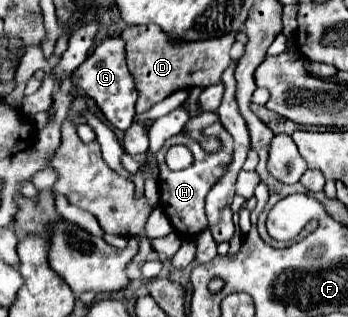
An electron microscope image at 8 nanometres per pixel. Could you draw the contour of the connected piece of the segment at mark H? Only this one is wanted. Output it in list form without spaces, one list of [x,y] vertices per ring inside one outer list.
[[[215,122],[211,126],[207,126],[203,130],[203,134],[213,134],[213,136],[219,136],[221,142],[223,142],[223,150],[221,152],[215,152],[215,154],[207,154],[201,150],[199,142],[189,138],[185,134],[185,130],[181,130],[179,134],[171,136],[169,142],[173,144],[185,144],[189,146],[189,150],[193,152],[195,156],[195,162],[193,166],[181,170],[181,172],[171,172],[165,164],[165,146],[161,146],[161,150],[157,152],[157,166],[159,166],[159,184],[161,184],[161,208],[163,212],[167,214],[167,218],[171,220],[173,228],[179,230],[183,236],[197,236],[201,230],[207,228],[207,216],[205,216],[205,196],[209,194],[209,190],[215,186],[215,182],[221,180],[221,174],[225,174],[225,166],[229,166],[229,158],[233,158],[233,138],[231,134],[221,126],[221,122]]]

